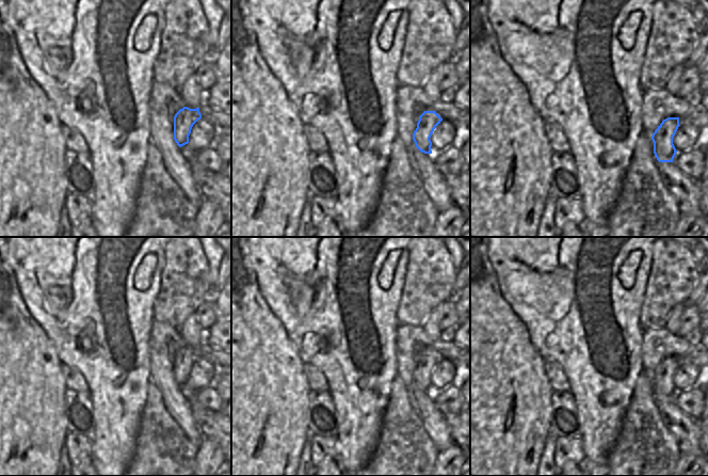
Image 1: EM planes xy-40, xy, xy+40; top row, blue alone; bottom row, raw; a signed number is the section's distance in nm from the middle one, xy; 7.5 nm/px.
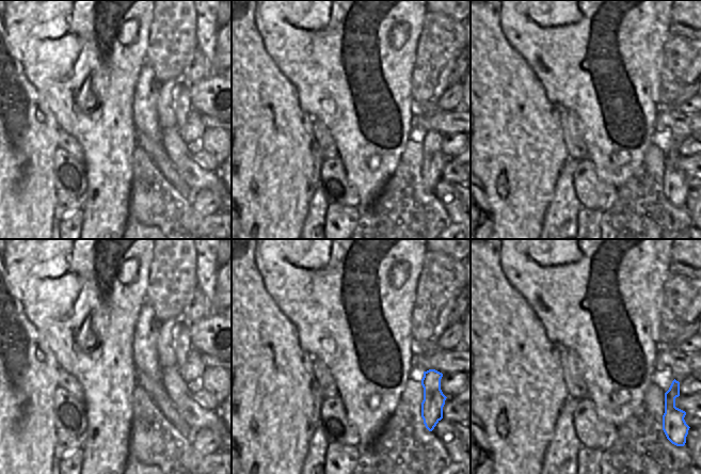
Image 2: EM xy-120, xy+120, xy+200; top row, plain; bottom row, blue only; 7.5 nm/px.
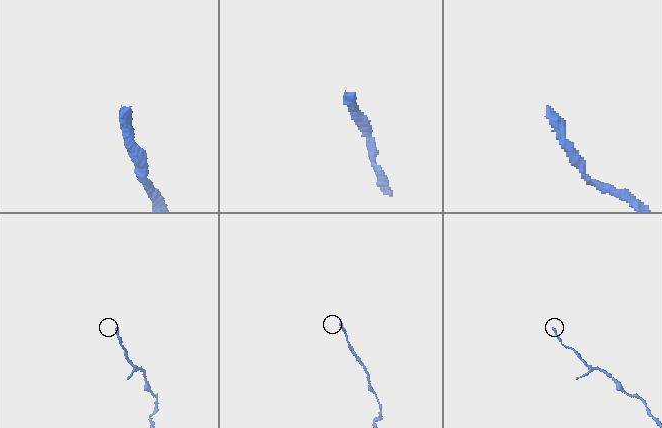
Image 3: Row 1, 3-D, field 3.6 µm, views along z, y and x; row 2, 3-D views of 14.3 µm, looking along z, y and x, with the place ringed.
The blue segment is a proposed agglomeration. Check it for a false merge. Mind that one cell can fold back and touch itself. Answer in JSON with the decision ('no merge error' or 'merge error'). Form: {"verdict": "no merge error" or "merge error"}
{"verdict": "merge error"}

